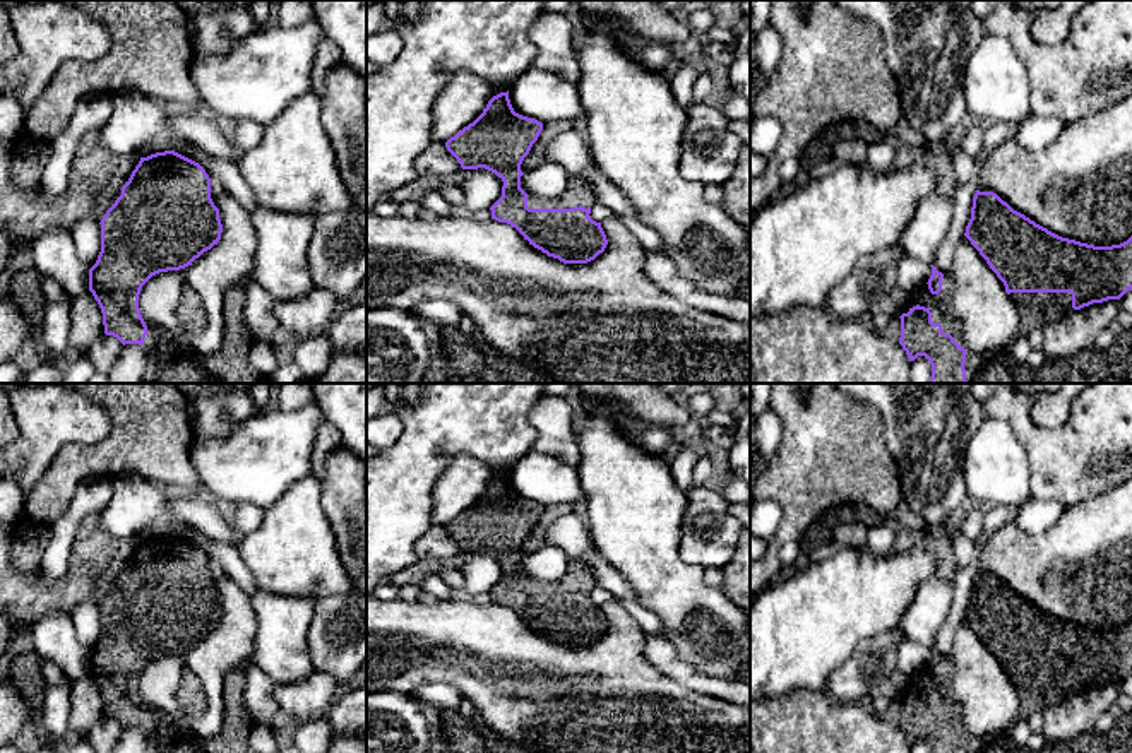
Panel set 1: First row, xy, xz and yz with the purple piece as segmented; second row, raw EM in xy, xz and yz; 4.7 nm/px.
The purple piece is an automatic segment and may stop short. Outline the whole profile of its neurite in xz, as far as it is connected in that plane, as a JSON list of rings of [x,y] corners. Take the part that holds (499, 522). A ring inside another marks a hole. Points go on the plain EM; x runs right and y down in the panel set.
[[[509,474],[493,479],[483,496],[468,510],[445,525],[447,534],[457,543],[462,553],[485,551],[502,565],[502,580],[490,590],[492,602],[515,611],[524,623],[548,640],[563,647],[587,647],[605,635],[608,623],[601,611],[589,601],[596,585],[587,565],[570,560],[565,575],[558,582],[527,578],[521,572],[521,548],[538,524],[543,507],[514,495]]]

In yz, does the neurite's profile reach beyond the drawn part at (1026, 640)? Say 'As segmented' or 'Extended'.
Extended

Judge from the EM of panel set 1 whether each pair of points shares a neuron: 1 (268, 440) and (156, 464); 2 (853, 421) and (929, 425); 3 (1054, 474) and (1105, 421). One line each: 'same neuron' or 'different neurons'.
1: different neurons
2: different neurons
3: same neuron

